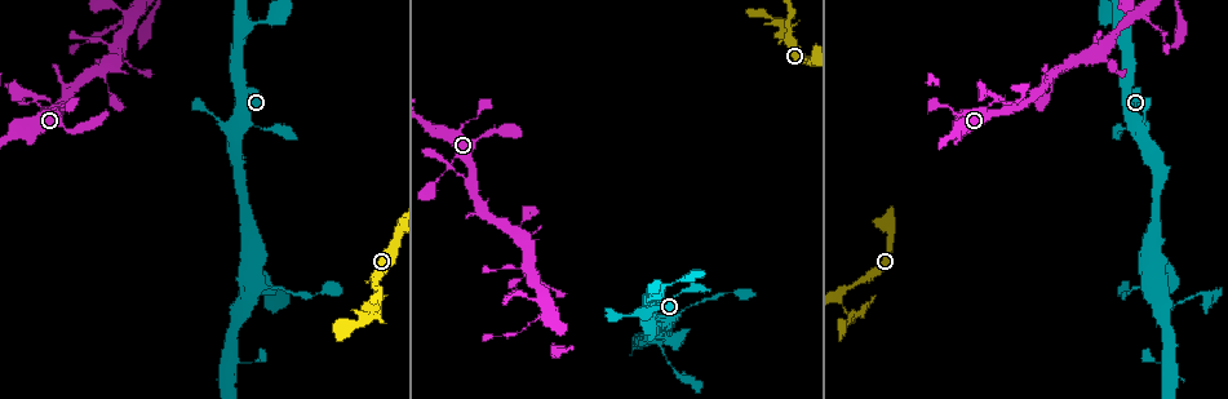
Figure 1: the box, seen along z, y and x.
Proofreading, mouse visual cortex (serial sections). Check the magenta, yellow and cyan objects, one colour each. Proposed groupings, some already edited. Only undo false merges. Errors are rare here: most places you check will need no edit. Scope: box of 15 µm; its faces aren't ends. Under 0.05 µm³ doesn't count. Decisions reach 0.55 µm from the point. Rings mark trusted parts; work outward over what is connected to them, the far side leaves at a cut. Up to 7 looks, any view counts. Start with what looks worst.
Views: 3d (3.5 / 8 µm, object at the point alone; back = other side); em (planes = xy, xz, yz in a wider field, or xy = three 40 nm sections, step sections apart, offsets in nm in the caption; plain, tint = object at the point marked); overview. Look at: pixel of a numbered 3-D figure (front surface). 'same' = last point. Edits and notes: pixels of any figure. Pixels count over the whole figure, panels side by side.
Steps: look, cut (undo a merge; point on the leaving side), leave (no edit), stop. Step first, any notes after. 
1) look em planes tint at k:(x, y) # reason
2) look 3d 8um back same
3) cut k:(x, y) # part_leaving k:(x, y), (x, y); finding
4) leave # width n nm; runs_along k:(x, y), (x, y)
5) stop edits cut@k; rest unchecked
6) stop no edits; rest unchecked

look em xy step 3 tint at 1:(371, 315) # three-way junction

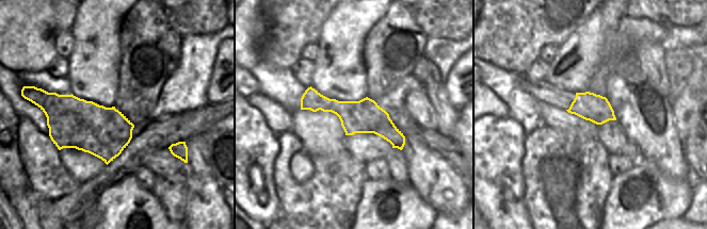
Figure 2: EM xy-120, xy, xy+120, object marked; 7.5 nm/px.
look 3d 3.5um same # wider look

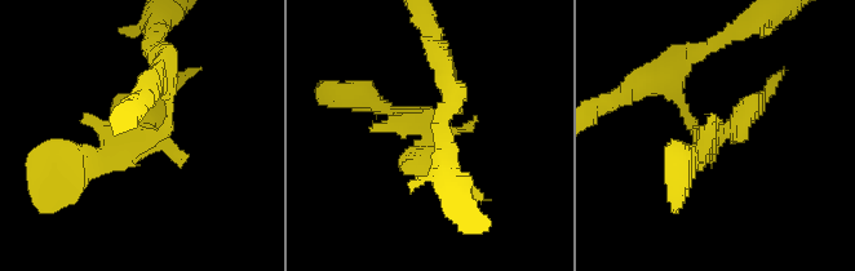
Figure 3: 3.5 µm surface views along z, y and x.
leave # runs_along 2:(303, 100), (375, 119), (402, 142); continuous, no second cell

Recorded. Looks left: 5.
look 3d 3.5um at 1:(993, 101) # thin neck

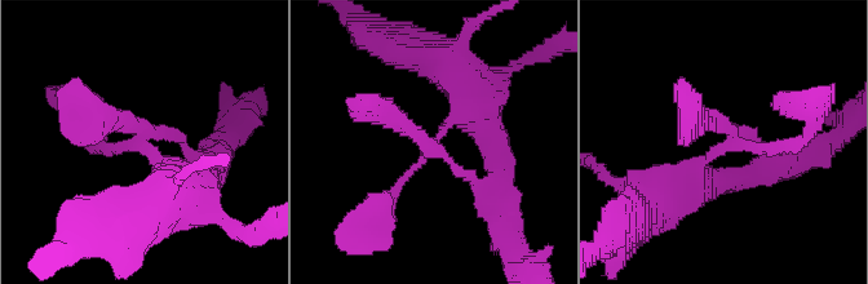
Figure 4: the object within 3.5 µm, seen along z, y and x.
look em planes tint at 4:(141, 148) # arms 3; arm_widths 150, 300, 600 nm; now the EM

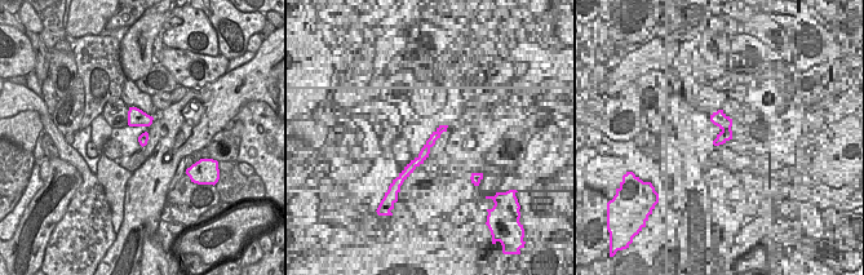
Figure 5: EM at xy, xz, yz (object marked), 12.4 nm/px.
leave # runs_along 4:(474, 98), (395, 187), (388, 213); continuous, no second cell

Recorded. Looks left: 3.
look 3d 3.5um at 1:(1130, 17) # small branch off a trunk

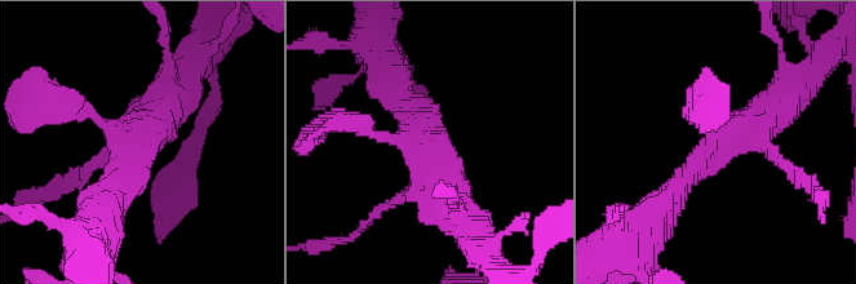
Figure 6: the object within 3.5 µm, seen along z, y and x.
look em xy step 1 tint at 6:(425, 143)

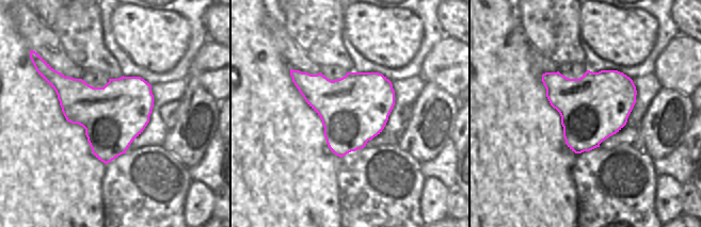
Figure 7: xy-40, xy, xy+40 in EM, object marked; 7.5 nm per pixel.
look em xy step 2 tint same # another direction

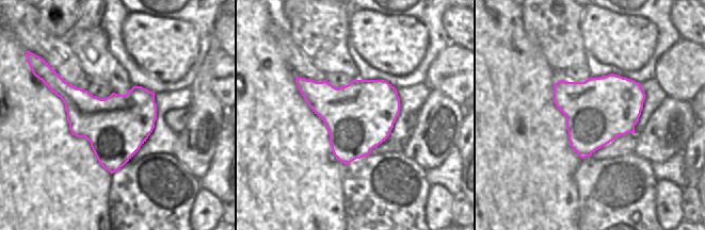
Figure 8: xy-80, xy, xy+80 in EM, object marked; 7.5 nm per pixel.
leave # arm_widths 150, 150, 350, 500 nm; all the same cell

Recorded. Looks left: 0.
stop no edits; rest unchecked

